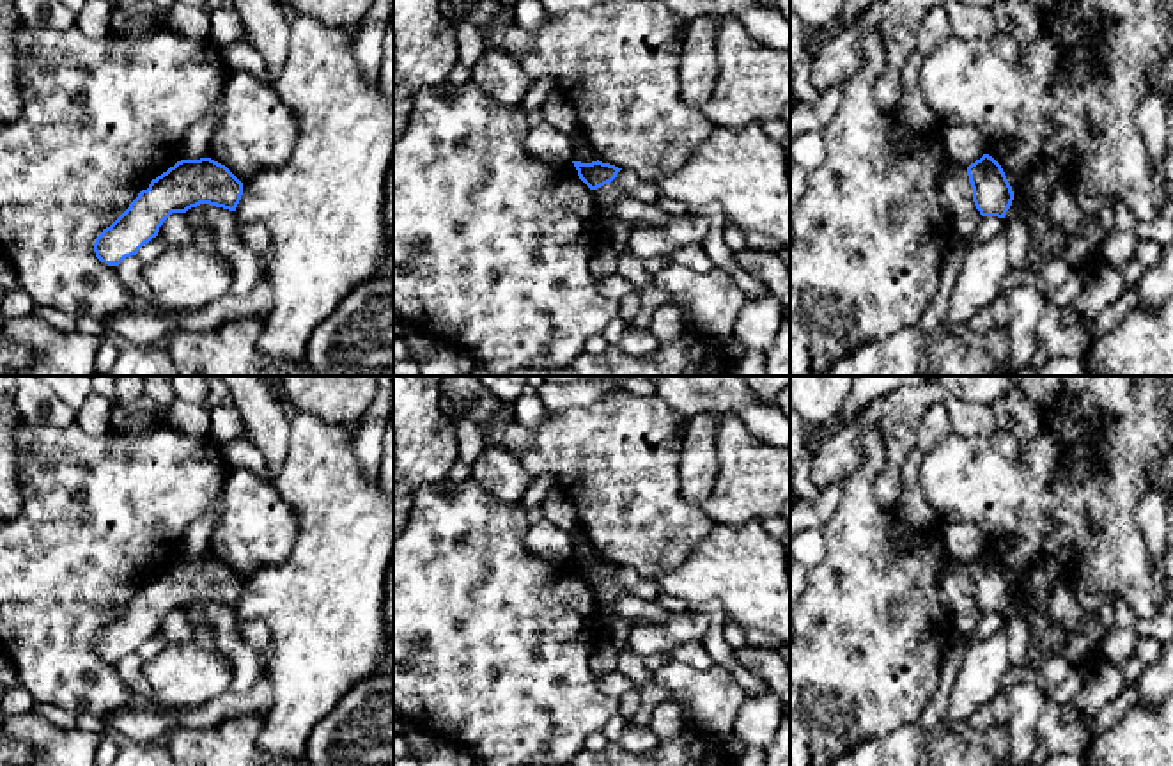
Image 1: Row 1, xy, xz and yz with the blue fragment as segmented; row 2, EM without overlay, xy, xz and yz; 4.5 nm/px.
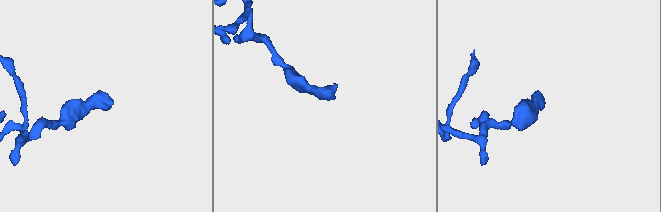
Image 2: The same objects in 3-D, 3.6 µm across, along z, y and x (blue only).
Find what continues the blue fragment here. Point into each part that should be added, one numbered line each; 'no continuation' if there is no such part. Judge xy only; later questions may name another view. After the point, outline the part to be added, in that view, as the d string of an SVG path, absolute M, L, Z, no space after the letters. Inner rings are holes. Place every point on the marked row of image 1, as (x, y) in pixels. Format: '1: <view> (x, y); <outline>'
no continuation

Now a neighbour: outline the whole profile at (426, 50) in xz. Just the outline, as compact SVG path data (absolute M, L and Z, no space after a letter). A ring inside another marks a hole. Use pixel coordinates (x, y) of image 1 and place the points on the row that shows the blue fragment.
M393 0L393 142L408 128L415 98L448 82L459 60L455 25L439 11L439 0Z

